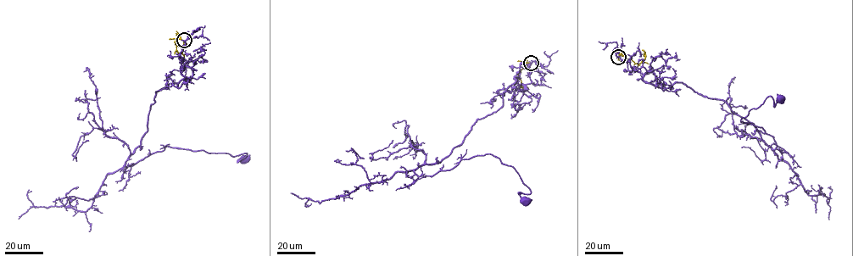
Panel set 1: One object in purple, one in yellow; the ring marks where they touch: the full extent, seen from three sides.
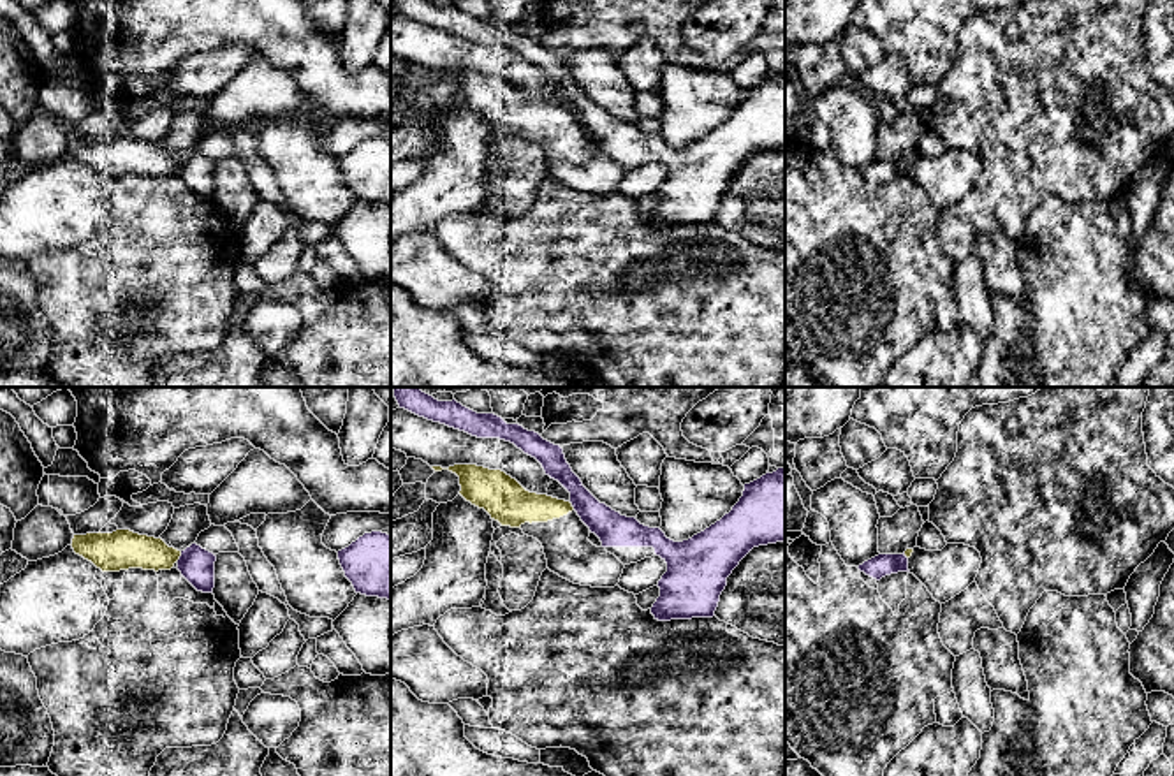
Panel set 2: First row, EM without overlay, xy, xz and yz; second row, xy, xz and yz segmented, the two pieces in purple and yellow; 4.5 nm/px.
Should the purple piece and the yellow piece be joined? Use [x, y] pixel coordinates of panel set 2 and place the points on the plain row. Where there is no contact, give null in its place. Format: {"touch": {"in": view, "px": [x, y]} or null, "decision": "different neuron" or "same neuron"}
{"touch": {"in": "xy", "px": [180, 162]}, "decision": "different neuron"}

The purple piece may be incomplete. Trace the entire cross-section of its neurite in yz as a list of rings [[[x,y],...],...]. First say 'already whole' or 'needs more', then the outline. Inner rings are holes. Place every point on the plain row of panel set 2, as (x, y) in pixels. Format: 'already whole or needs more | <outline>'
already whole | [[[878,160],[857,172],[866,181],[880,187],[885,181],[908,176],[908,164],[903,160]]]

